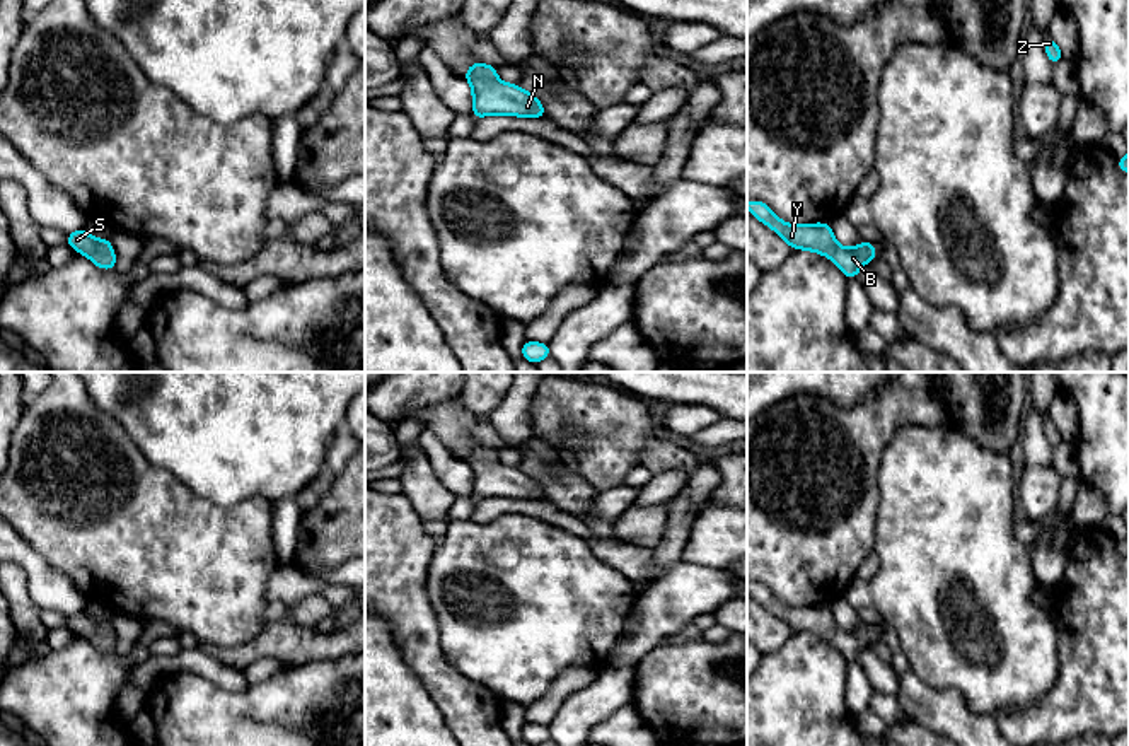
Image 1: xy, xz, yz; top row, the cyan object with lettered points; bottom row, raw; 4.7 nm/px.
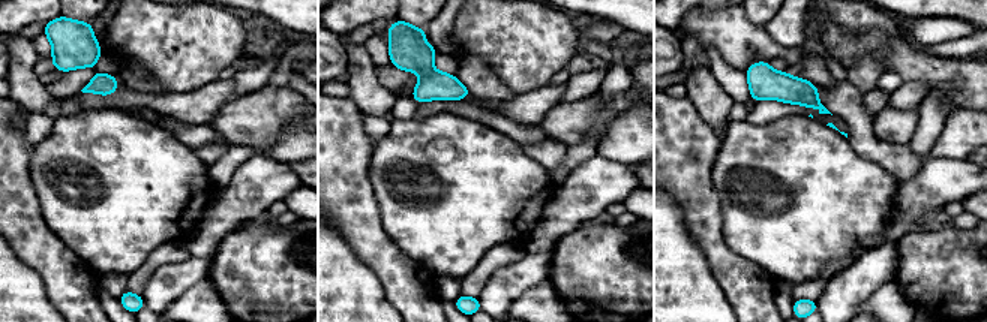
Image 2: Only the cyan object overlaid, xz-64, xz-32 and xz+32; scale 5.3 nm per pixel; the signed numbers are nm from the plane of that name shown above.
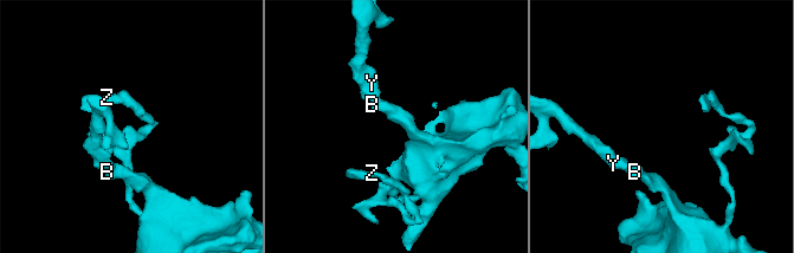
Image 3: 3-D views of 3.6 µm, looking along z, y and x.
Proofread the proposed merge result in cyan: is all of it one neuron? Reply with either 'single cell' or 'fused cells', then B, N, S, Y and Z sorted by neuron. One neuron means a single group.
single cell; groups B N S Y Z

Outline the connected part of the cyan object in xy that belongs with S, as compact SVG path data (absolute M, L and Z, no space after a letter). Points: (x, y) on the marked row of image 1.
M77 229L65 237L68 246L84 256L89 256L92 263L102 270L116 268L116 254L113 251L111 239L94 239L85 229Z

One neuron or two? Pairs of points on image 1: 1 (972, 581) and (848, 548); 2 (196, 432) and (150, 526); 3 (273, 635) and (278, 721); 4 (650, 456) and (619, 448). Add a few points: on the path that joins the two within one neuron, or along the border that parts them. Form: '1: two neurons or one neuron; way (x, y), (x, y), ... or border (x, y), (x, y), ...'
1: two neurons; border (877, 511), (872, 550)
2: two neurons; border (142, 453), (150, 463), (169, 470), (207, 501)
3: two neurons; border (326, 658), (299, 663), (287, 670)
4: two neurons; border (655, 436), (642, 449), (636, 463)

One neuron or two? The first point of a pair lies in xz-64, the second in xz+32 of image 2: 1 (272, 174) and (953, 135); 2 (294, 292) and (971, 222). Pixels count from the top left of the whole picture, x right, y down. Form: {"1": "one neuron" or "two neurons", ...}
{"1": "two neurons", "2": "two neurons"}

